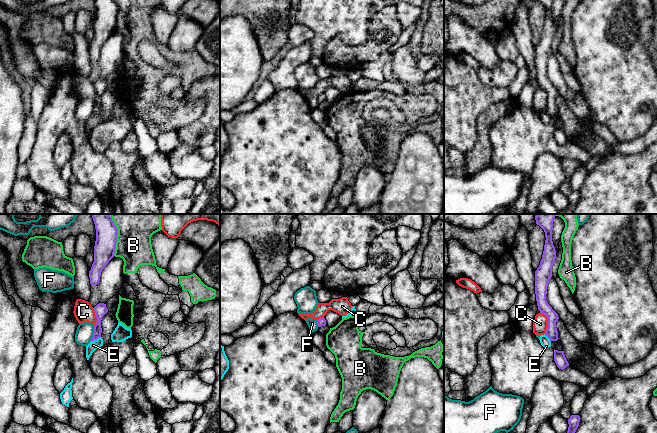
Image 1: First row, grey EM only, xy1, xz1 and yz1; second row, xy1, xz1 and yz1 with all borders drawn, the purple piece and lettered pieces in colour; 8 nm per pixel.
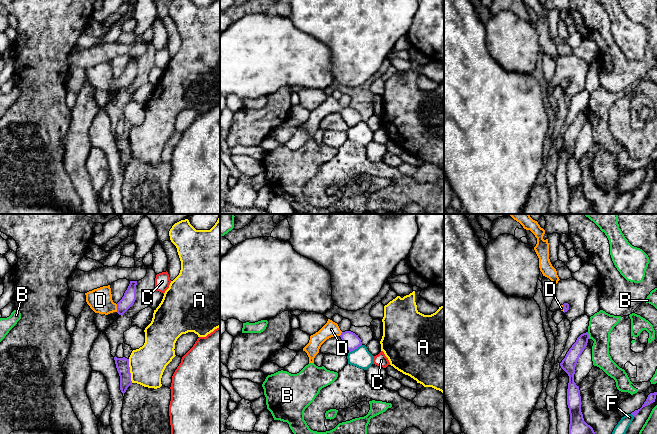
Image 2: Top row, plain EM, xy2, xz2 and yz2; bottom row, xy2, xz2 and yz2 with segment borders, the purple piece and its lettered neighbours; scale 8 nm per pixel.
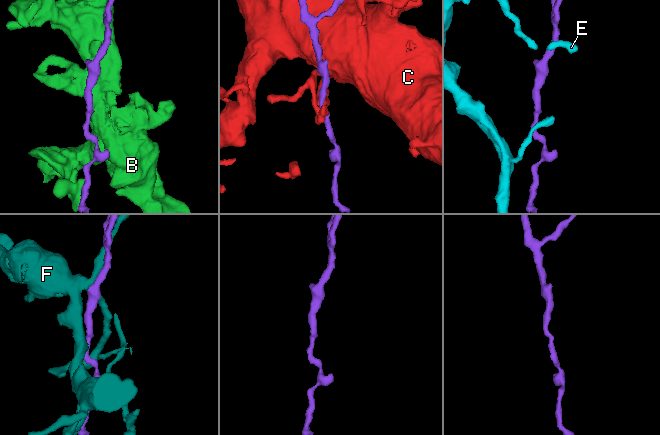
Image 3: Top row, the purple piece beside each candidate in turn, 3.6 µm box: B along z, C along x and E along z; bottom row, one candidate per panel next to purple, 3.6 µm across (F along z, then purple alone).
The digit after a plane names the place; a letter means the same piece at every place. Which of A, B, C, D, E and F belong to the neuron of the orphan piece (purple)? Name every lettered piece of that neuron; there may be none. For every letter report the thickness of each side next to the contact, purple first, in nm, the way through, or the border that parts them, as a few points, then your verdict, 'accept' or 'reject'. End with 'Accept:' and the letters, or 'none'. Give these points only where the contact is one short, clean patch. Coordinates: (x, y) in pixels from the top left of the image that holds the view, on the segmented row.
A: 110 nm thick on the purple side, 280 nm on the other; reject
B: 180 nm thick on the purple side, 380 nm on the other; reject
C: 90 nm thick on the purple side, 120 nm on the other; border along yz1 (540, 312), (547, 318), (547, 329), (544, 333); reject
D: 100 nm thick on the purple side, 190 nm on the other; runs through xy2 (128, 299), (117, 308), (106, 306), (100, 300); accept
E: 100 nm thick on the purple side, 80 nm on the other; border along xy1 (100, 336), (90, 342); reject
F: 100 nm thick on the purple side, 140 nm on the other; reject
Accept: D

